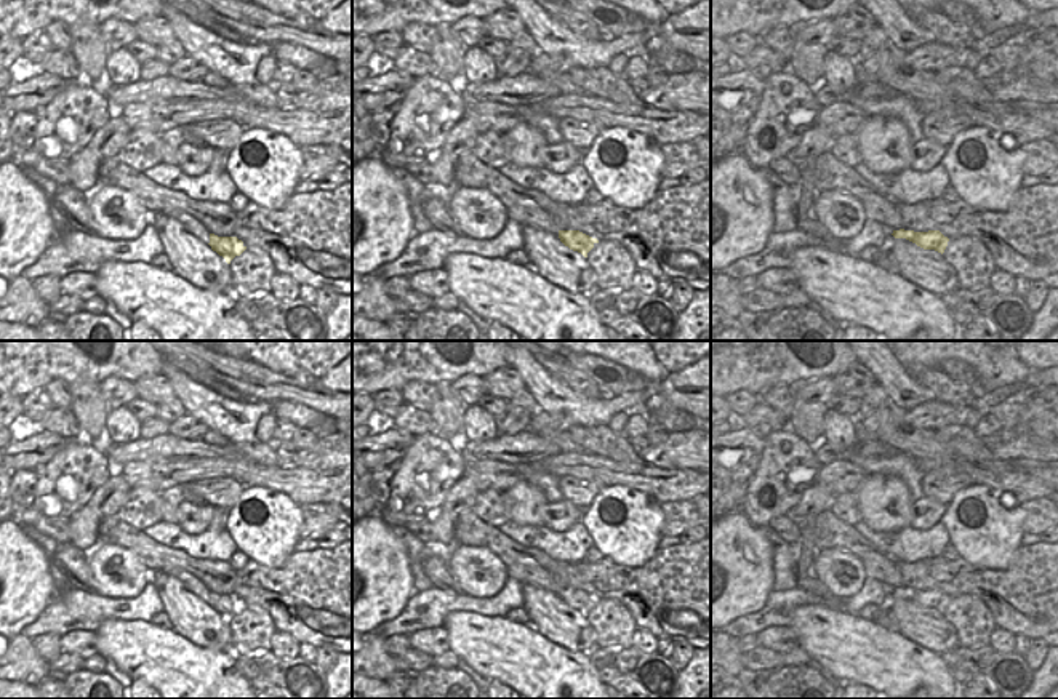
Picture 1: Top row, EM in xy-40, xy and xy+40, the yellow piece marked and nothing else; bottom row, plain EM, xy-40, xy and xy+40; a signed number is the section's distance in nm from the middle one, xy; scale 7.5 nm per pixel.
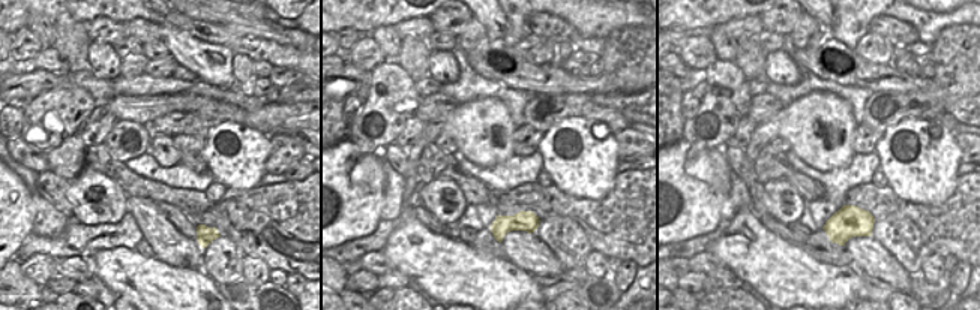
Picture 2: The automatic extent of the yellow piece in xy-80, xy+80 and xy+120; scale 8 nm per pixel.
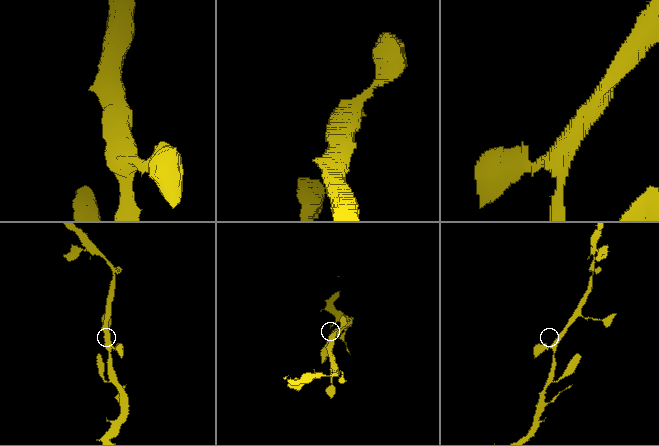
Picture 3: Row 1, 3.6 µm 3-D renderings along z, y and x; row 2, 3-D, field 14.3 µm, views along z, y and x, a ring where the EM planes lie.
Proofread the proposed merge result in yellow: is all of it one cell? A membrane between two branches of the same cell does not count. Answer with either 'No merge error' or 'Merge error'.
No merge error

